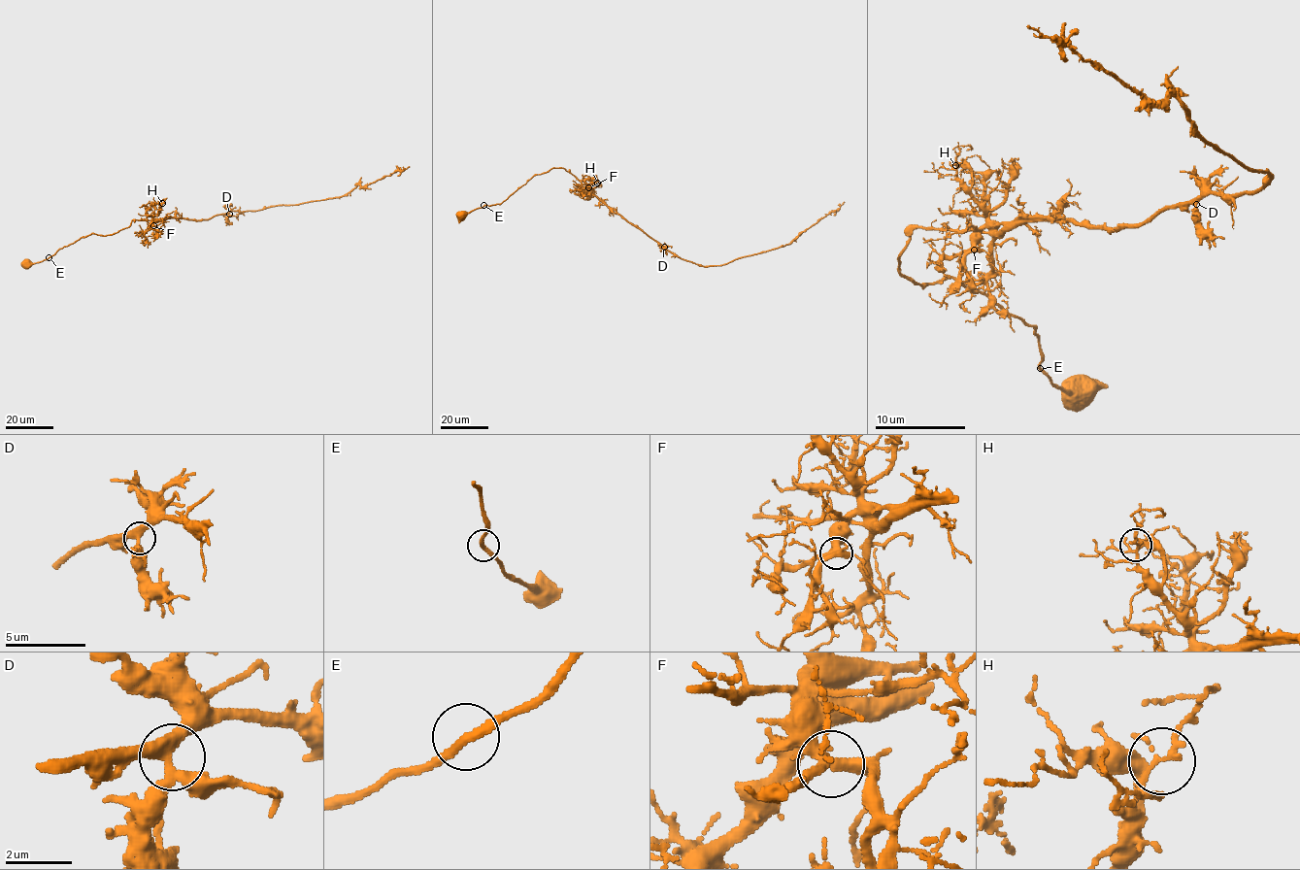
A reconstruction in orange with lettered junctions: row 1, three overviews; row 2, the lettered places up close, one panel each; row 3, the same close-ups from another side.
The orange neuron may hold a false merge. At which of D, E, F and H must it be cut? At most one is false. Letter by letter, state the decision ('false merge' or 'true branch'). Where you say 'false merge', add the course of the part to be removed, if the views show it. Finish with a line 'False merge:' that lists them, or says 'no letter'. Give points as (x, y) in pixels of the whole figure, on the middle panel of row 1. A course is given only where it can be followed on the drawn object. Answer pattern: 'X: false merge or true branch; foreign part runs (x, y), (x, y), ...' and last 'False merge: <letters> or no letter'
D: true branch
E: true branch
F: true branch
H: true branch
False merge: no letter

